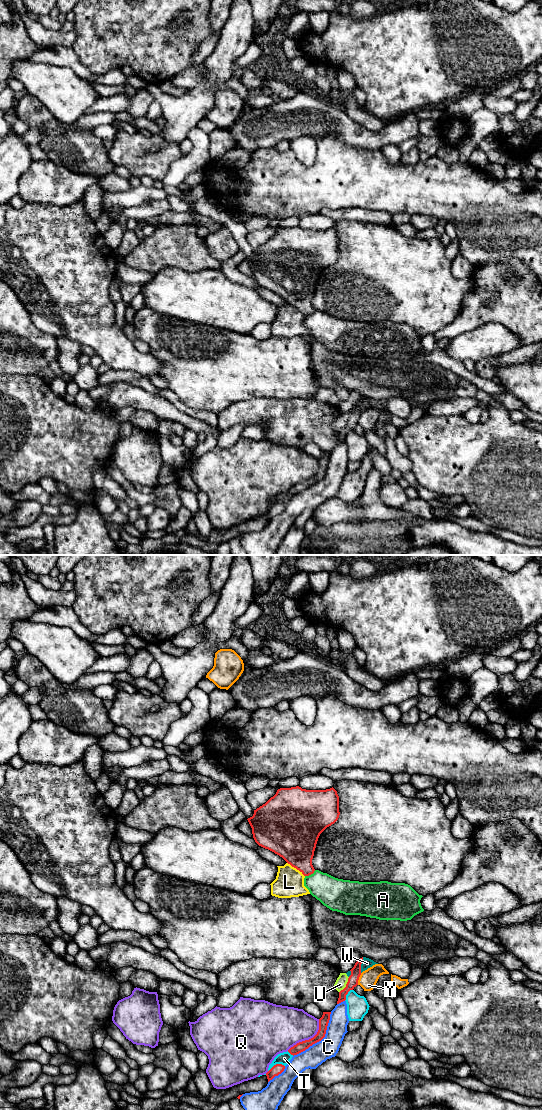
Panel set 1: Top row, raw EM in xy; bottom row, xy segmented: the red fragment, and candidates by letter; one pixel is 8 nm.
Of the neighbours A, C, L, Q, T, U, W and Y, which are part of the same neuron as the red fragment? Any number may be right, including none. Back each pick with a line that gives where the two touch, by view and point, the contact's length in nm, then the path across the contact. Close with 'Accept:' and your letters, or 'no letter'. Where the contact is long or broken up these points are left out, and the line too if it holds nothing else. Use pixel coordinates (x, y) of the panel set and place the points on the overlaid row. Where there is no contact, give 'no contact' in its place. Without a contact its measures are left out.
Accept: no letter

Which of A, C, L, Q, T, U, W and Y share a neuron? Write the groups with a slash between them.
A / C / L / Q / T / U W / Y

